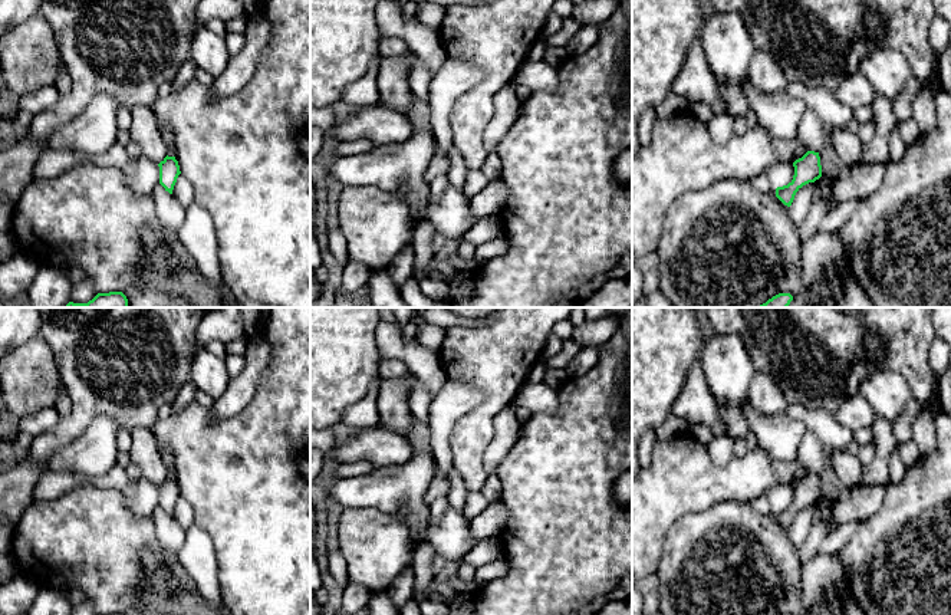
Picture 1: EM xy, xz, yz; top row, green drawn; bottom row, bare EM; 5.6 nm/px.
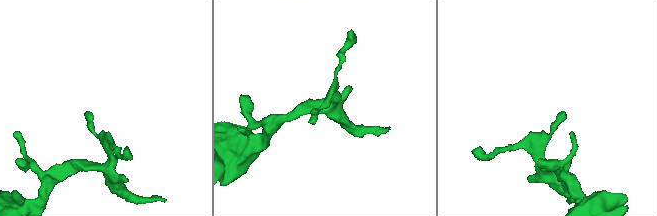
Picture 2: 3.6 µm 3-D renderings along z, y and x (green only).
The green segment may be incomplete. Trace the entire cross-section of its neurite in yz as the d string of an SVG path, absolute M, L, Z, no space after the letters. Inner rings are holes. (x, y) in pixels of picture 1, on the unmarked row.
M807 473L802 480L793 484L793 501L783 509L776 510L776 519L787 529L792 527L796 514L806 506L815 504L822 499L819 474Z

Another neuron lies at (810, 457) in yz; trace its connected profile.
M810 430L804 433L800 441L796 463L800 464L806 473L822 473L825 464L823 445Z

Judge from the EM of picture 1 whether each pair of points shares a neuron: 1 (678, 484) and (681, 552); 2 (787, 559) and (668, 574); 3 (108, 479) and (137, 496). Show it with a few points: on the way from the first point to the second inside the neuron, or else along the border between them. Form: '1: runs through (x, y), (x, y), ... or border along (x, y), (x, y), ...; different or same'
1: border along (711, 506), (684, 515), (671, 528), (661, 548); different
2: runs through (757, 535), (731, 523), (694, 545); same
3: runs through (115, 479), (130, 489); same

